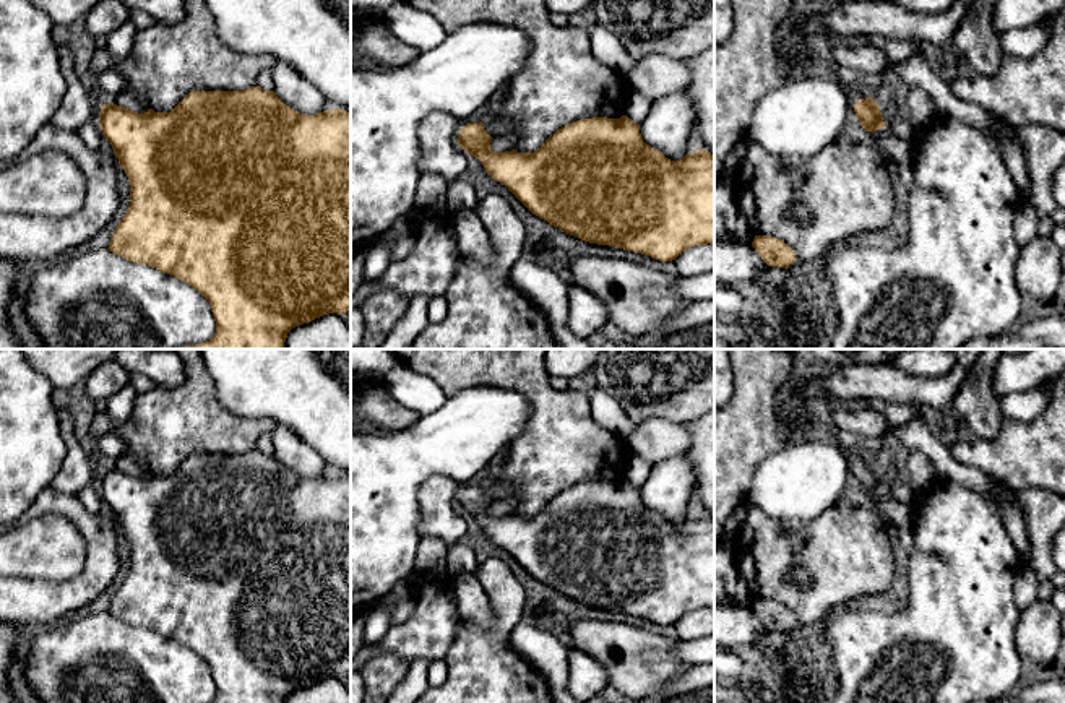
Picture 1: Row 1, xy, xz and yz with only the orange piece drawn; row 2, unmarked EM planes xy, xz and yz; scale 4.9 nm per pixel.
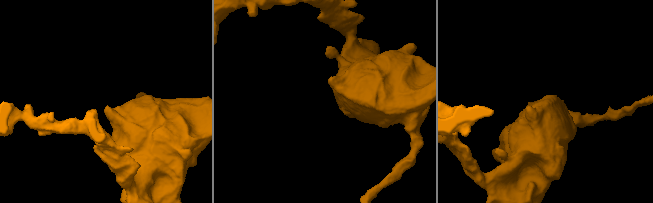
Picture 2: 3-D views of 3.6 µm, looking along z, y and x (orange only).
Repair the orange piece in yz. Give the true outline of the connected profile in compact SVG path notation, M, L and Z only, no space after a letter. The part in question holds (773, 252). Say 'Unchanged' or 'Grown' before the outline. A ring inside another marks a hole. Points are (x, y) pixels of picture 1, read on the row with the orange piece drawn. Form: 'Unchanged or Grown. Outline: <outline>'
Unchanged. Outline: M755 235L752 247L768 266L787 268L797 258L789 245L771 235Z

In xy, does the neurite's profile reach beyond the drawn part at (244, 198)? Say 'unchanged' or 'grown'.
grown

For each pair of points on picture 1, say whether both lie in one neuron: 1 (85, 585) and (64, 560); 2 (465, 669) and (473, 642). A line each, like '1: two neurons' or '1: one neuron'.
1: two neurons
2: one neuron

